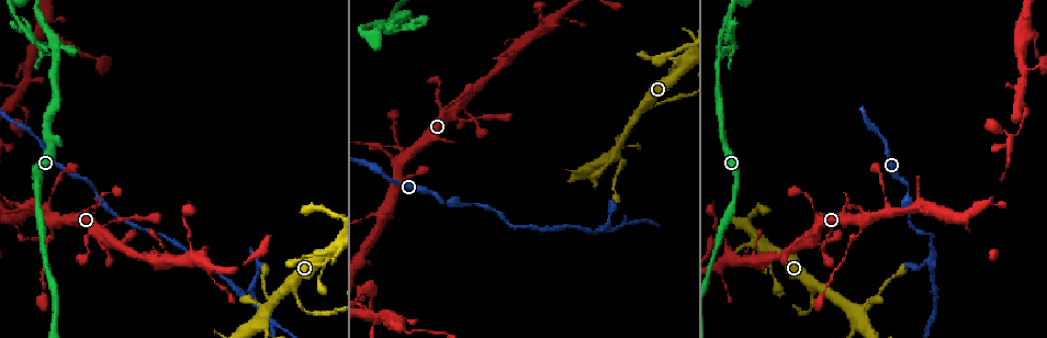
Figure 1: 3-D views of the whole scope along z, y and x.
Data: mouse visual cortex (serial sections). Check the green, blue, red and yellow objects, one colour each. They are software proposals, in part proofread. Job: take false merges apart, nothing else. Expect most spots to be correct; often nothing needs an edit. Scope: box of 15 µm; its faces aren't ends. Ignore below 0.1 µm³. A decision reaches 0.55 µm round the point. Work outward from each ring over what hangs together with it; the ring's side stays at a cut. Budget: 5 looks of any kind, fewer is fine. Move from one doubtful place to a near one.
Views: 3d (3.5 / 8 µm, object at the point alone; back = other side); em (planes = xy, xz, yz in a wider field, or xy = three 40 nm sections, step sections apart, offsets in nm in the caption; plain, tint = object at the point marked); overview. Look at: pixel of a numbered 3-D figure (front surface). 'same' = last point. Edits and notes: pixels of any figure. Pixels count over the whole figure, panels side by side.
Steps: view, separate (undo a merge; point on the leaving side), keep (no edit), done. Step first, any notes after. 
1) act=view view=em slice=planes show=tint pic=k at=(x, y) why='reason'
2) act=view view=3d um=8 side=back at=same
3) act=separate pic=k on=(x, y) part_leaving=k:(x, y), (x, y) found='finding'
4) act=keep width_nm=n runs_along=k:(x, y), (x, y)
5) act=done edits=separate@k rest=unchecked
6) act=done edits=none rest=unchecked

act=view view=3d um=3.5 pic=1 at=(53, 58) why='side arm on a straight run'

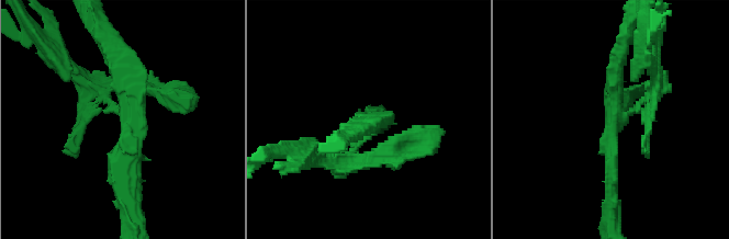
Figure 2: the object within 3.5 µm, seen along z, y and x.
act=view view=em slice=xy step=1 show=tint pic=2 at=(129, 119)

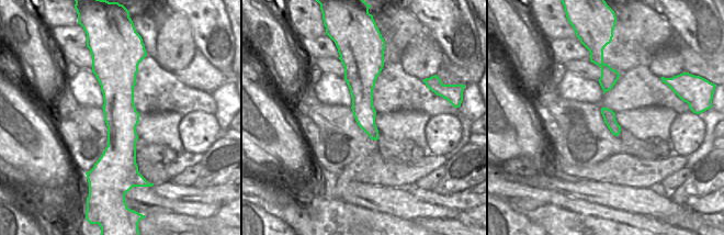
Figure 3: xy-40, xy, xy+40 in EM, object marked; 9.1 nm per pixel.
act=separate pic=2 on=(628, 102) part_leaving=2:(631, 112), (657, 86), (646, 42) found='two cells meet here'

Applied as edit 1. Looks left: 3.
act=view view=overview why='redraw'

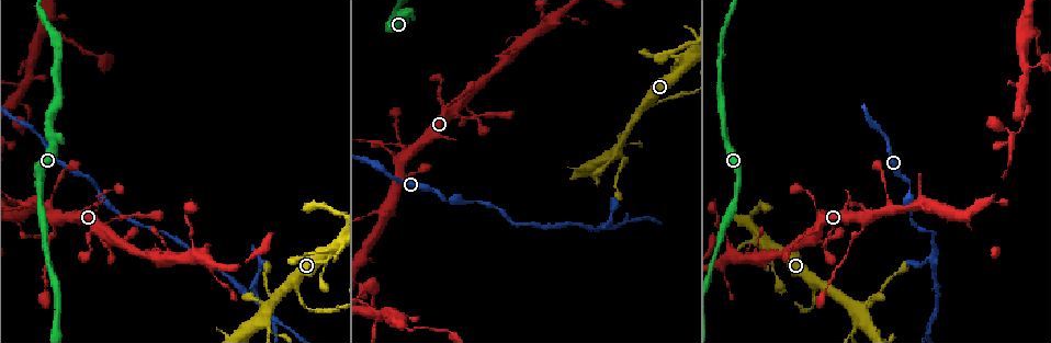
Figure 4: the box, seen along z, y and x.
act=view view=3d um=3.5 pic=4 at=(258, 303)

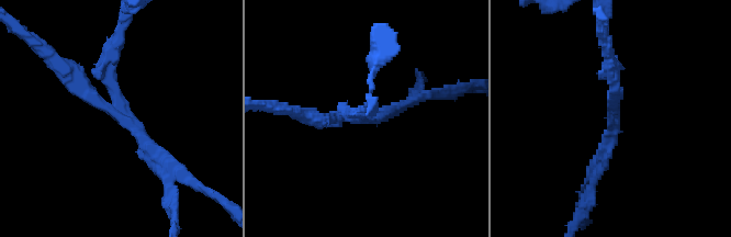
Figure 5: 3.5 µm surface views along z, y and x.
act=view view=em slice=xy step=3 show=tint pic=5 at=(113, 109)

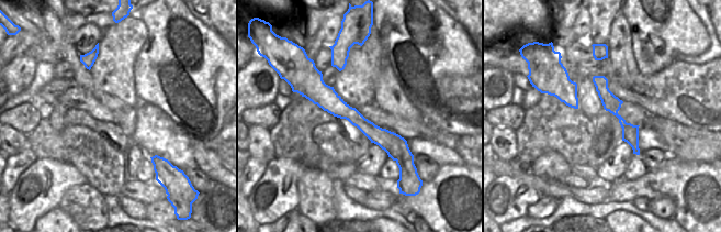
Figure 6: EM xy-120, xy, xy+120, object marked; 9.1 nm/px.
act=separate pic=5 on=(112, 66) arm_widths_nm=150,200,200 part_leaving=5:(115, 104), (102, 64), (125, 23) found='a second cell is stuck on'

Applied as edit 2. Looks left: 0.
act=done edits=separate@2,separate@5 rest=unchecked

